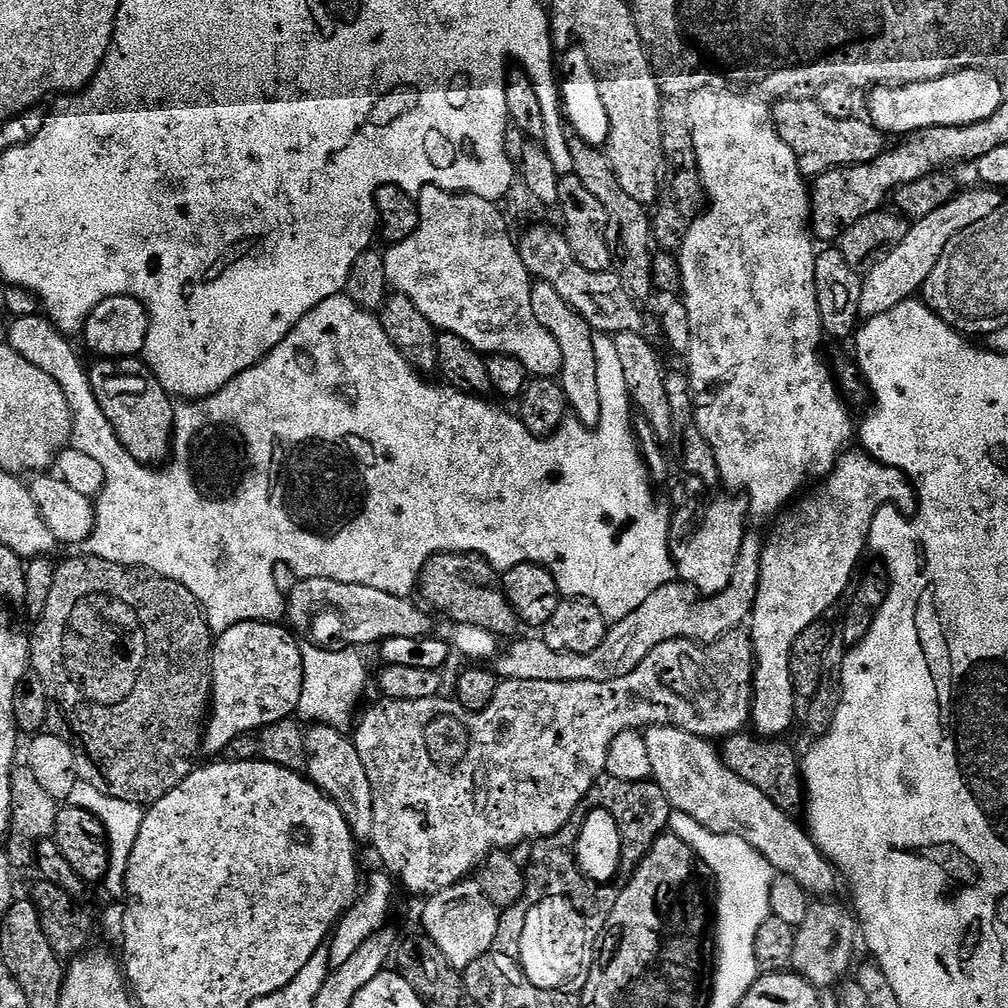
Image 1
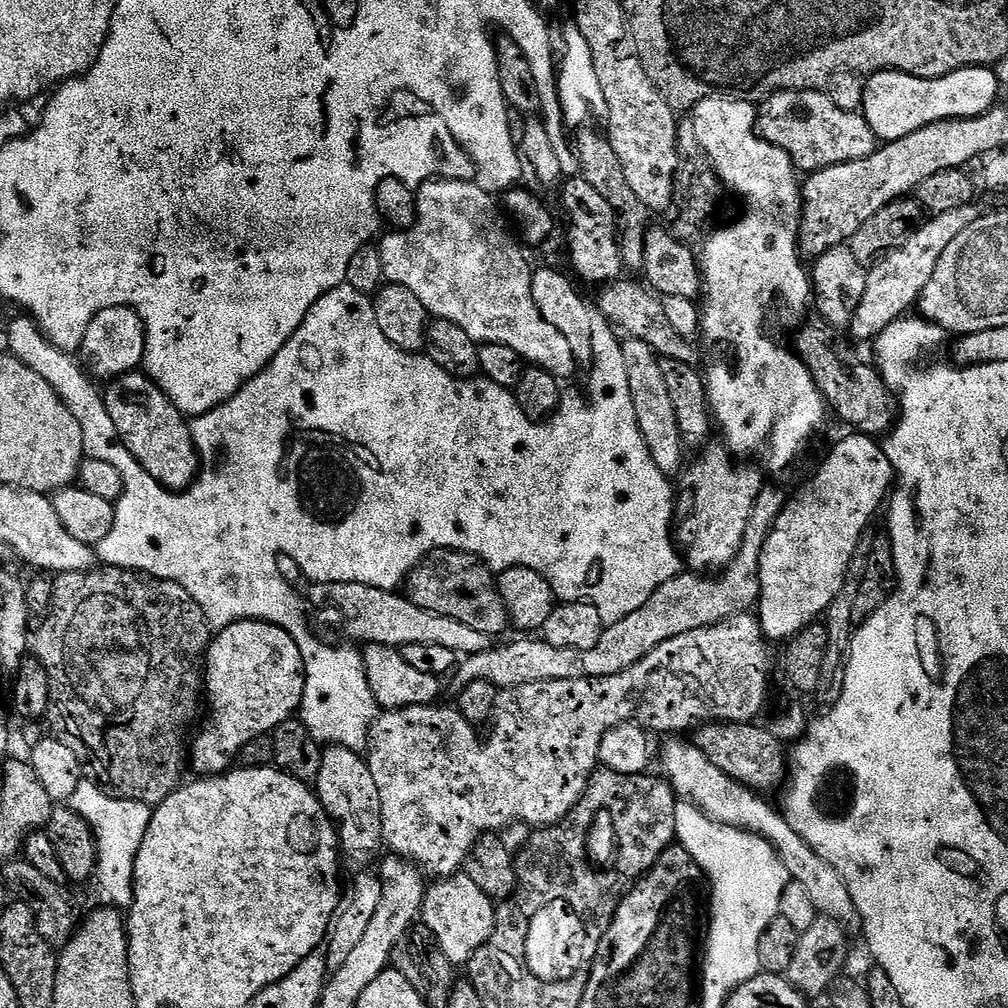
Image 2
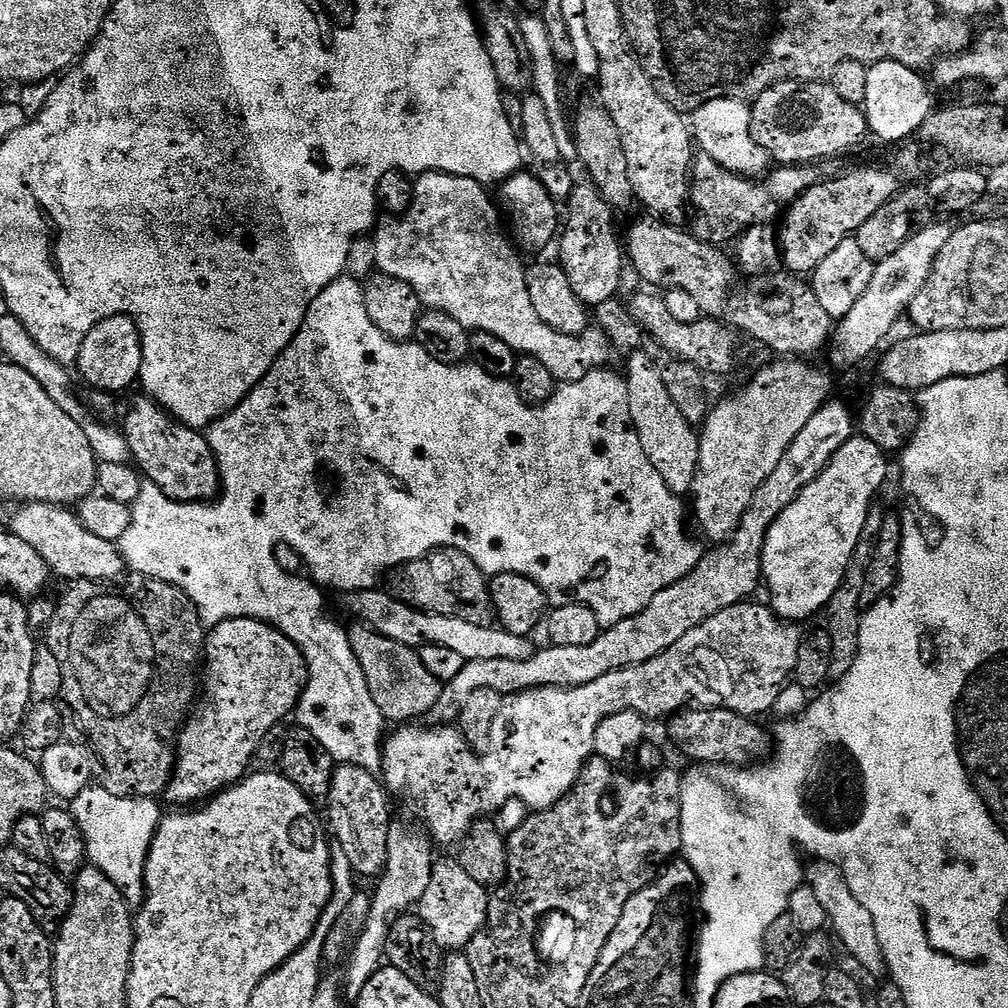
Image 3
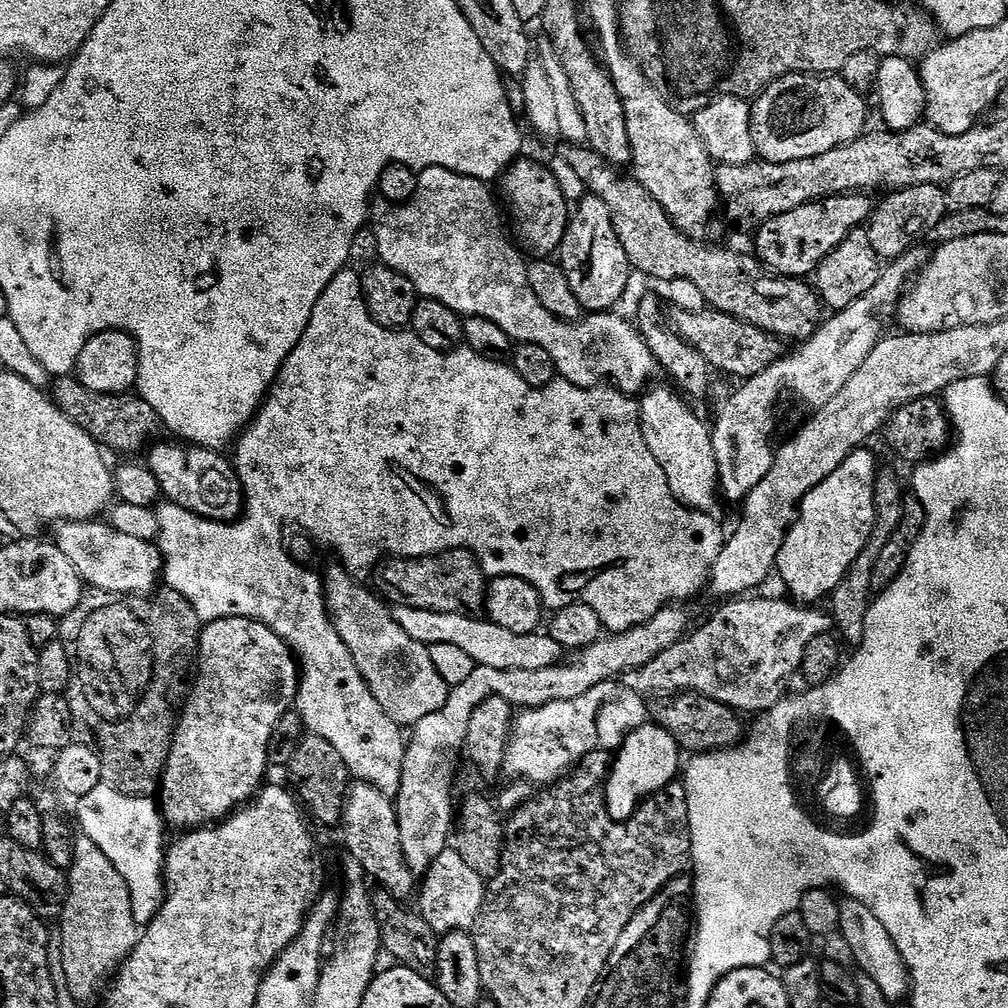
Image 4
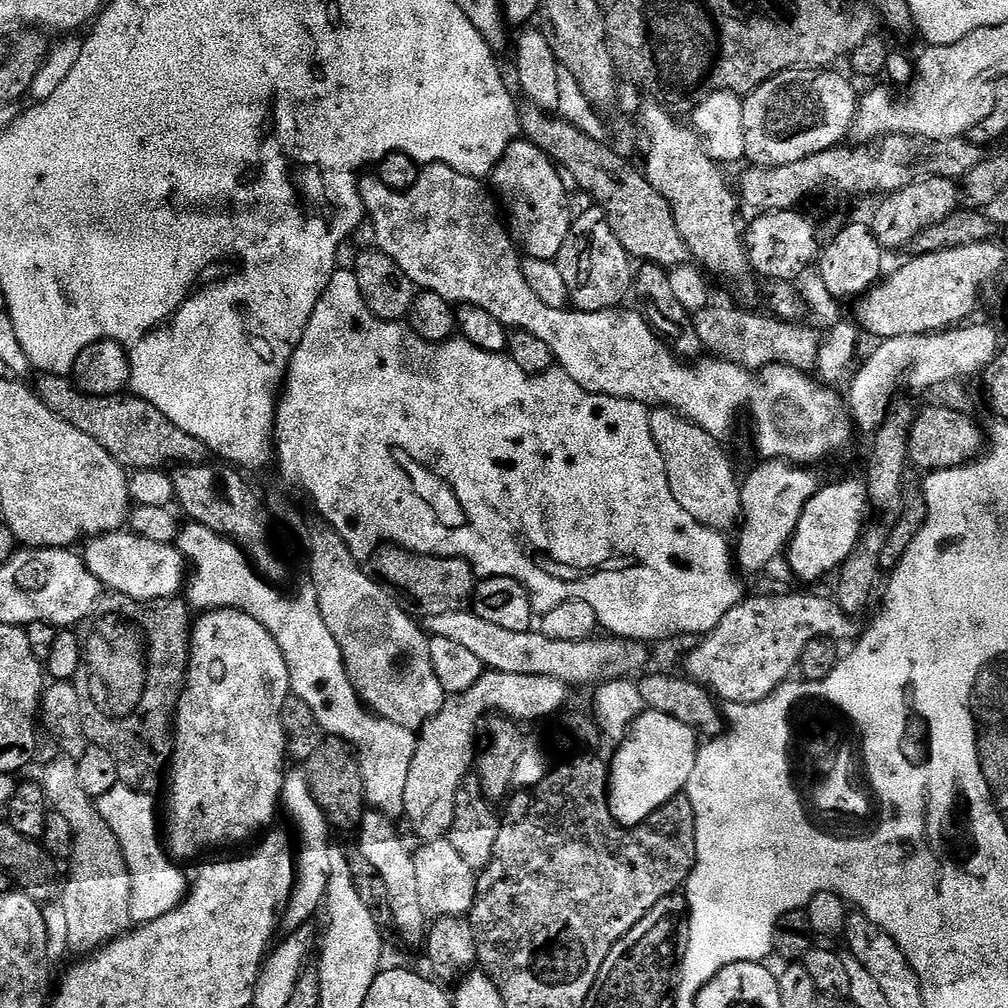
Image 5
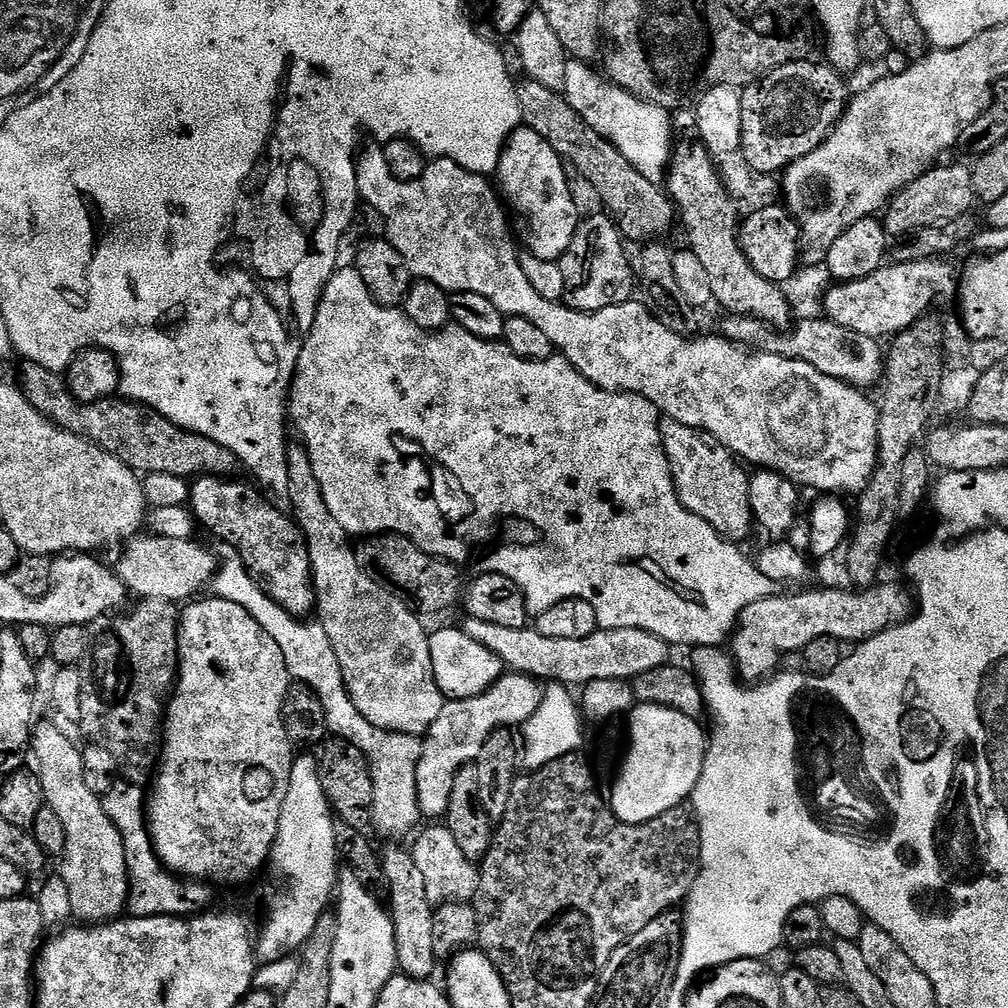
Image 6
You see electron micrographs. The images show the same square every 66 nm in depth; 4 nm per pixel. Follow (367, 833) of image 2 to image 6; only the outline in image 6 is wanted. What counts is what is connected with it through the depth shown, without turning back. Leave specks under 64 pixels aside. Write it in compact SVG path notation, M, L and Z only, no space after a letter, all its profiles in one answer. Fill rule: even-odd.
M388 848L382 852L384 884L388 888L387 903L394 926L396 943L396 967L403 975L415 980L428 980L438 964L434 954L434 905L426 898L426 882L418 871L411 851L405 848ZM392 903L392 904L391 904Z

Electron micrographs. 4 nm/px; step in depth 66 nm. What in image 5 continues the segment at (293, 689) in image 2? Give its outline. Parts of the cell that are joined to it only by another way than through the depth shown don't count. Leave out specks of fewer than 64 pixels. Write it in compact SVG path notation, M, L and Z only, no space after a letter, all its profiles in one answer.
M219 608L195 617L192 645L188 651L188 677L176 704L174 747L166 776L166 848L177 861L195 861L200 858L195 856L211 848L240 844L255 832L263 833L271 825L268 823L282 804L280 791L284 788L286 775L286 741L280 715L291 691L286 658L262 622L237 608Z

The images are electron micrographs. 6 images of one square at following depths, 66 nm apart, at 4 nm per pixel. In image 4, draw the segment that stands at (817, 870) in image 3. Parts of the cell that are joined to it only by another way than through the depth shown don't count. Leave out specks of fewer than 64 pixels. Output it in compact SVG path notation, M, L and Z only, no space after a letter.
M844 898L841 901L838 904L840 914L838 936L844 939L849 954L856 959L859 971L865 976L874 978L878 990L882 990L882 994L886 994L888 1000L899 1002L903 996L905 999L910 992L908 967L904 965L904 960L901 959L890 934L886 934L886 926L882 926L882 922L874 918L874 910L870 910L870 906L851 898Z

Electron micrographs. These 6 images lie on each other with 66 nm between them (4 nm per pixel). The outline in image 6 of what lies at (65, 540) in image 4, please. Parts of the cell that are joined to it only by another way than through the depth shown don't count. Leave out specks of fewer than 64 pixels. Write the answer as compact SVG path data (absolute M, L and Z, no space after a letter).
M144 534L127 541L124 553L120 556L118 575L131 593L145 600L170 600L173 602L191 601L209 587L216 575L218 556L215 551L196 544L195 539L162 538Z

